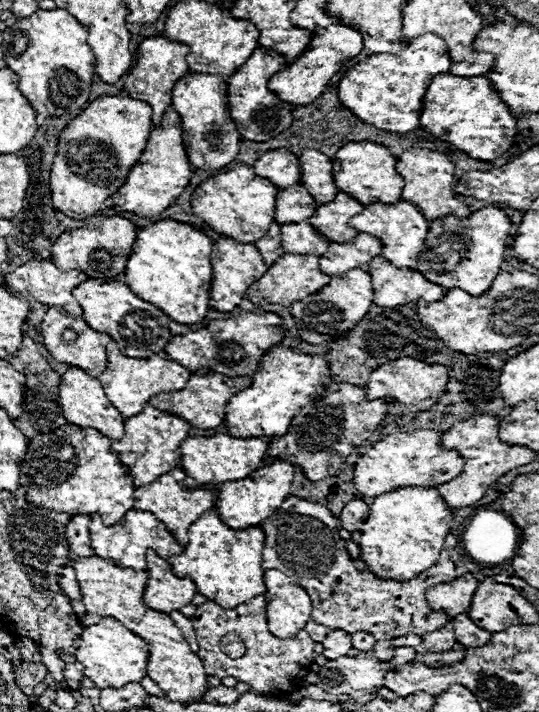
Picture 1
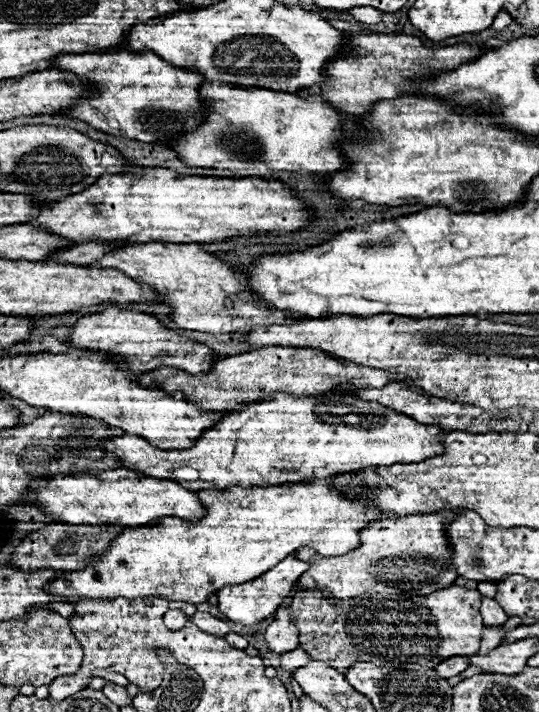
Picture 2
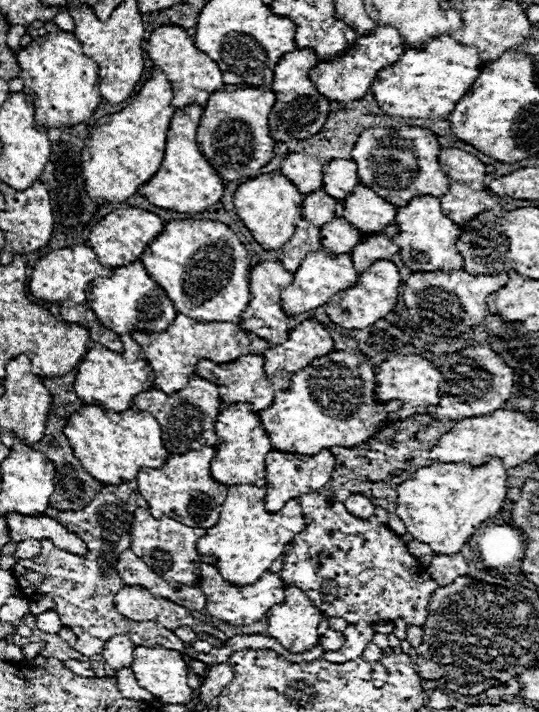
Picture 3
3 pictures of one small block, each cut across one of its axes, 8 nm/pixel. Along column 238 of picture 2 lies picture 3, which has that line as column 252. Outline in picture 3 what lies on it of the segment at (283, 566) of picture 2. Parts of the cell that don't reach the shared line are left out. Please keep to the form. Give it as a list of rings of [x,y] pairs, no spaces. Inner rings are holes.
[[[200,564],[200,590],[208,596],[208,604],[206,604],[206,614],[228,622],[232,626],[248,626],[254,624],[258,620],[262,620],[268,610],[276,604],[284,602],[284,580],[280,578],[280,574],[274,572],[264,572],[264,576],[248,586],[236,586],[230,584],[222,578],[222,574],[218,572],[216,566],[212,564]]]

